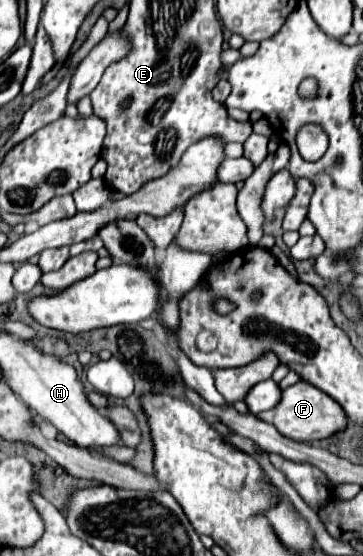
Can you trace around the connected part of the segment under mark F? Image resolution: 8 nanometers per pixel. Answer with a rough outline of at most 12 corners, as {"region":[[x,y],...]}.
{"region":[[307,381],[257,417],[305,443],[347,425],[341,405]]}

